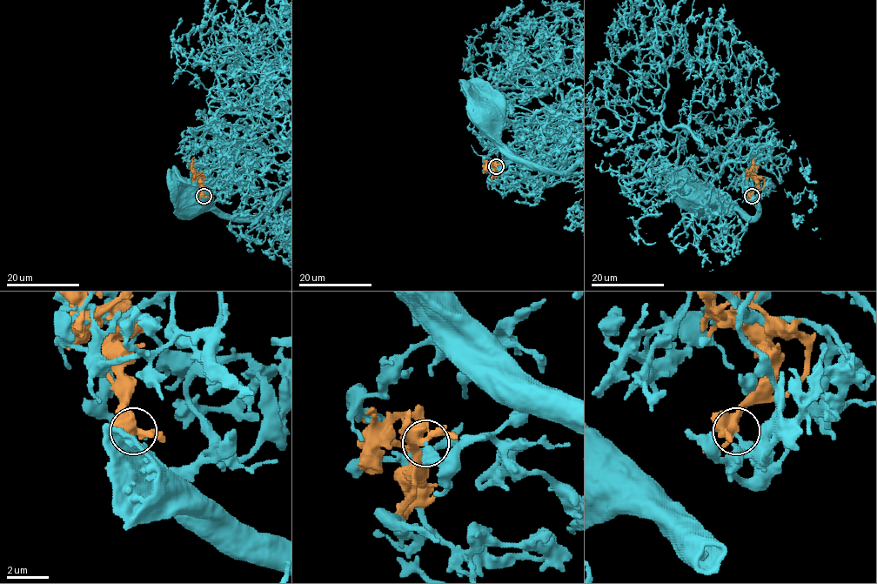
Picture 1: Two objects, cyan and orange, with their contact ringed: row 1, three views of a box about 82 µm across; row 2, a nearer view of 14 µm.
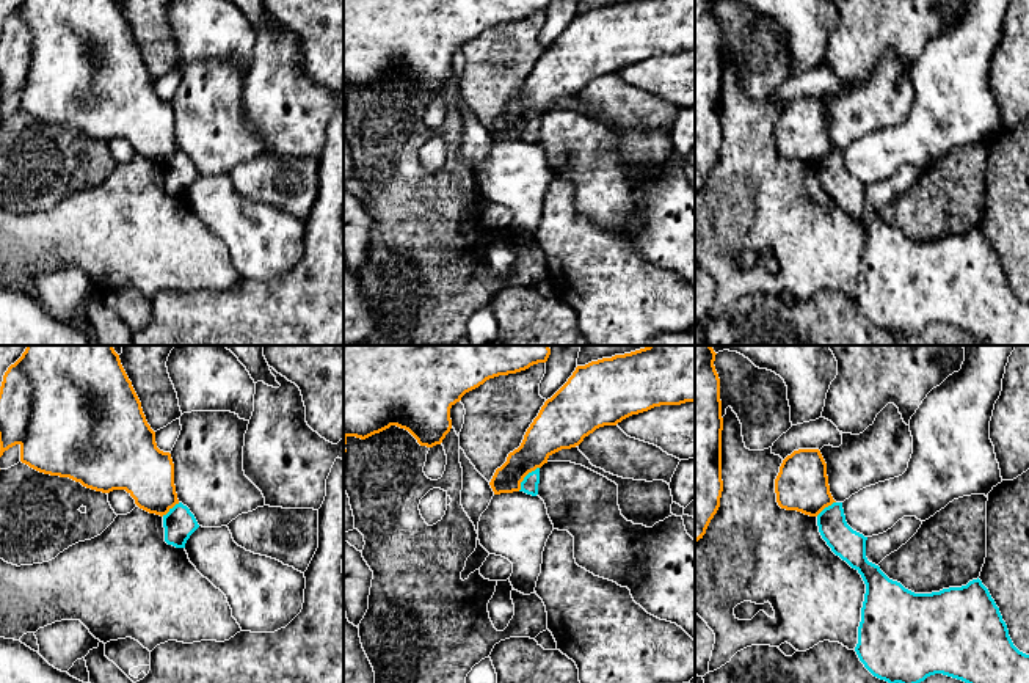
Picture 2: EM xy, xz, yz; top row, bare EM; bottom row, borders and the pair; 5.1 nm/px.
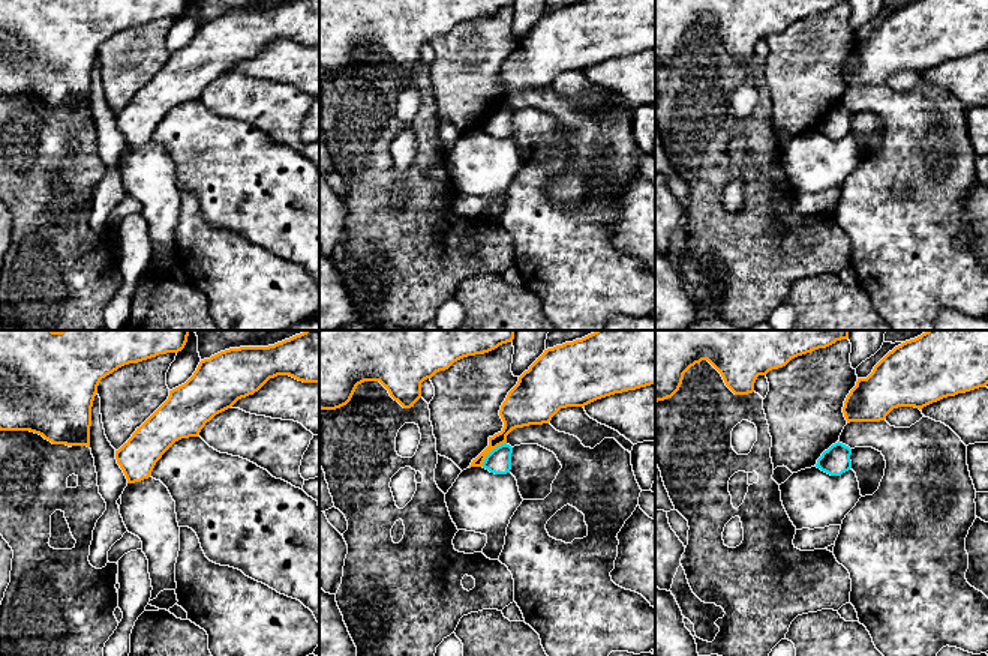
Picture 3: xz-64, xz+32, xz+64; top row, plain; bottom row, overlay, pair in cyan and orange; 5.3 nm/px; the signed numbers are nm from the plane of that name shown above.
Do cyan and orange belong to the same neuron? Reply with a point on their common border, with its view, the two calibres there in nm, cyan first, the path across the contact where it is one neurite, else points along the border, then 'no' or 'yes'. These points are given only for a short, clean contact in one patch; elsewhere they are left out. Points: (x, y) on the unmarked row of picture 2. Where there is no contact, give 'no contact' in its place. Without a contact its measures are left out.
meets cyan in xz at (524, 126); 90 nm thick on the cyan side, 200 nm on the other; border along xz (538, 115), (524, 126), (518, 138); no

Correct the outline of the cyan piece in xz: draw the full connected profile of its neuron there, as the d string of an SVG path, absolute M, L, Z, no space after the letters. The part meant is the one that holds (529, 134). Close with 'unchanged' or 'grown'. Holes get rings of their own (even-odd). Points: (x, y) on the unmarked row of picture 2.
M540 116L529 121L524 129L521 130L521 138L527 143L536 144L538 143L538 132L540 132Z; unchanged

